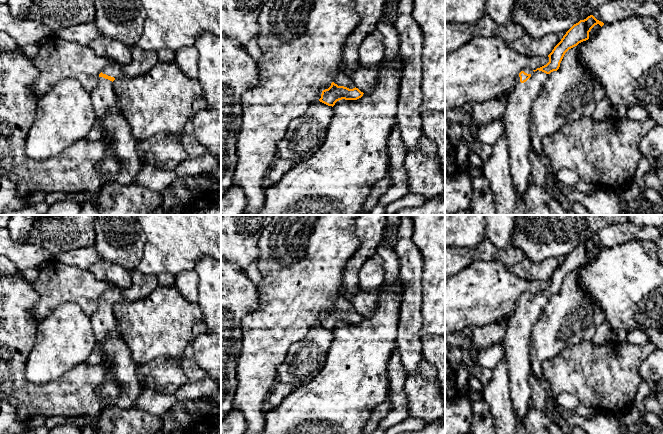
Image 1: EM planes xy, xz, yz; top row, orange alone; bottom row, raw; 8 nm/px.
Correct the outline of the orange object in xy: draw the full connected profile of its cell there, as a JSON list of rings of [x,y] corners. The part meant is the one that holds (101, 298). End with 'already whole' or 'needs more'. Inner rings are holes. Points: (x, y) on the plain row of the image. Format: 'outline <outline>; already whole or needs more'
outline [[[114,286],[104,292],[99,298],[97,311],[90,316],[95,335],[94,351],[101,356],[100,366],[105,375],[105,382],[96,389],[96,394],[99,396],[103,408],[115,405],[120,396],[120,386],[112,374],[111,359],[105,353],[104,345],[111,333],[117,333],[121,336],[119,321],[113,313],[113,305],[125,301],[123,291],[123,289]]]; needs more

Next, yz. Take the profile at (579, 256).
outline [[[593,239],[588,240],[584,244],[580,244],[574,248],[563,260],[561,265],[554,271],[552,276],[548,279],[549,286],[536,294],[526,292],[519,297],[516,302],[513,314],[508,319],[506,334],[501,342],[504,348],[504,354],[507,359],[508,377],[509,377],[509,388],[510,398],[512,401],[512,407],[516,413],[518,420],[522,421],[527,415],[527,412],[531,405],[531,393],[532,387],[529,382],[529,375],[531,372],[531,356],[530,356],[530,340],[532,335],[532,329],[544,307],[546,306],[548,299],[557,295],[560,291],[560,287],[565,277],[577,270],[579,267],[589,263],[589,256],[591,253],[599,248],[601,251],[604,249],[603,246],[597,244]]]; needs more

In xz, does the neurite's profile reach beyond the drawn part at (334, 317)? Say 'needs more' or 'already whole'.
needs more

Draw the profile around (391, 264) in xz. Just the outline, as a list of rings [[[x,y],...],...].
[[[385,239],[379,244],[377,254],[383,259],[384,282],[382,286],[392,285],[400,275],[400,261],[394,247]]]

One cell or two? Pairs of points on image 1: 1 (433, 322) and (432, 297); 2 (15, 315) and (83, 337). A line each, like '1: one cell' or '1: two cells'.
1: one cell
2: two cells

